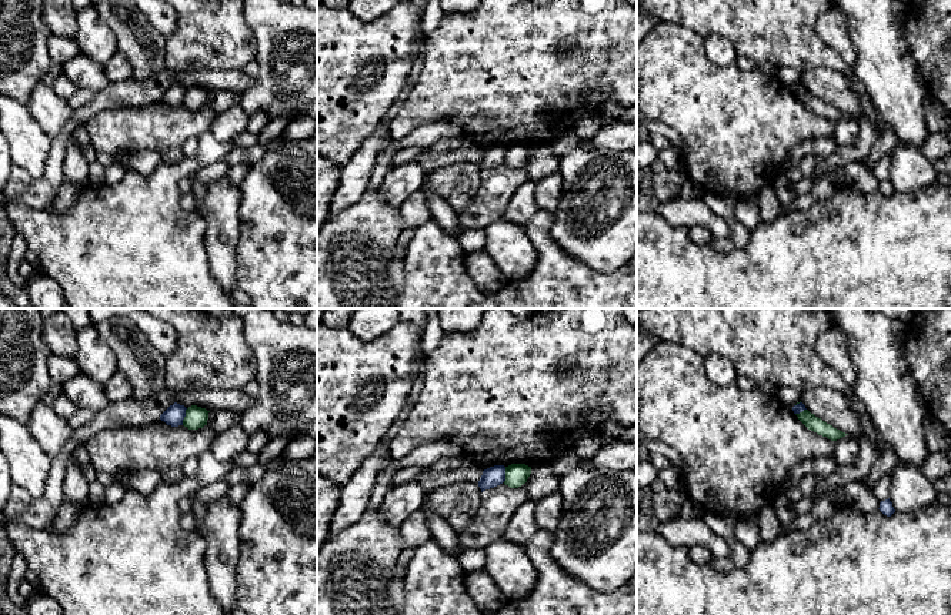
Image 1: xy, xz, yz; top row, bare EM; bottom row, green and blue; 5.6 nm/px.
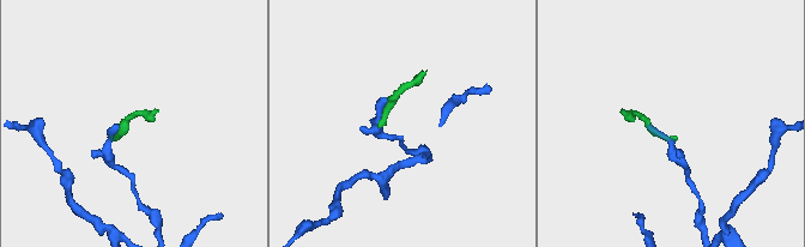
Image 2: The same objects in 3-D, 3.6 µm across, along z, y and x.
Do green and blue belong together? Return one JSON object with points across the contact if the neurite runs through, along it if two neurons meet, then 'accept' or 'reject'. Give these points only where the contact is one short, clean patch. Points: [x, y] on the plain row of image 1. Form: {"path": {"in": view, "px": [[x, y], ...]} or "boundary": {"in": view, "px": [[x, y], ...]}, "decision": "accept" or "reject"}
{"boundary": {"in": "xy", "px": [[187, 89], [182, 104]]}, "decision": "reject"}

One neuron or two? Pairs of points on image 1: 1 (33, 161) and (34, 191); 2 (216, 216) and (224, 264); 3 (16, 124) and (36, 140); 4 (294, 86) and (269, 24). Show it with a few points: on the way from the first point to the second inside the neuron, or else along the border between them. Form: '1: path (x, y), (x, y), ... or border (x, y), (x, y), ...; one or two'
1: border (52, 147), (40, 176), (33, 177), (14, 166); two
2: path (222, 227), (222, 253); one
3: path (20, 129), (32, 140); one
4: path (293, 70), (292, 47), (284, 40); one

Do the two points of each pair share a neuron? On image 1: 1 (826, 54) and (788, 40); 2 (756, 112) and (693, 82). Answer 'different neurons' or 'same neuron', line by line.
1: same neuron
2: same neuron

